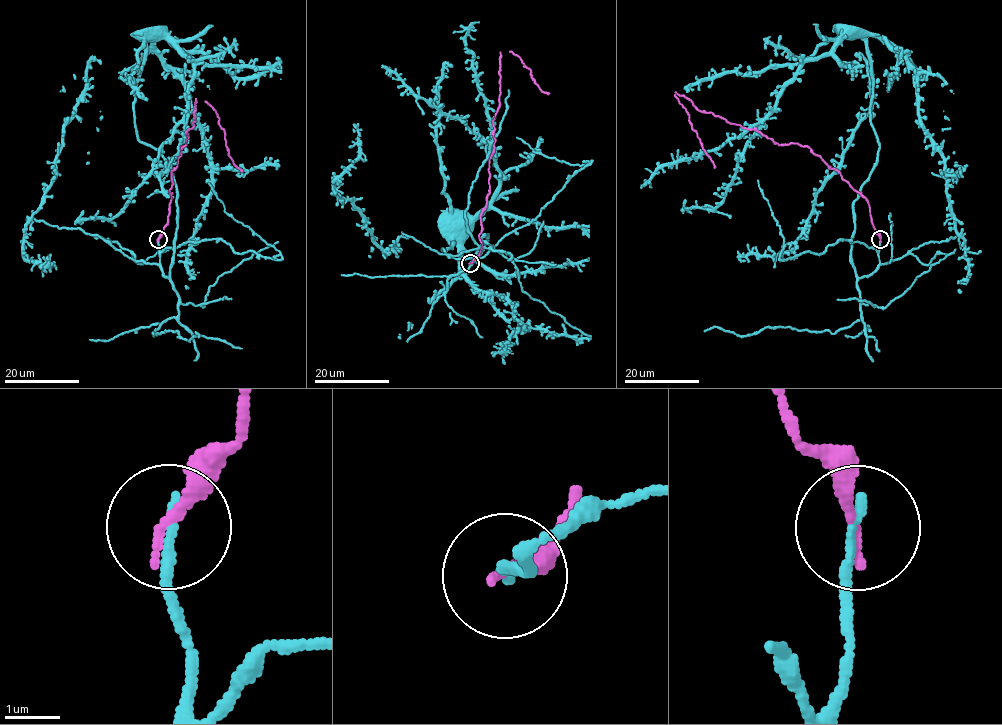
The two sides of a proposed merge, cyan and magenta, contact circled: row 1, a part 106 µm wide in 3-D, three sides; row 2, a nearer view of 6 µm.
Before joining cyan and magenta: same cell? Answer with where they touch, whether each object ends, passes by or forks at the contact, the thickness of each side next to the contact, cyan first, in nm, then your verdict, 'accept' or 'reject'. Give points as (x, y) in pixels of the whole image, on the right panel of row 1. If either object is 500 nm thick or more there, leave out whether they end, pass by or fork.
(880, 239) | cyan ends | magenta ends | 190/220 nm | reject

